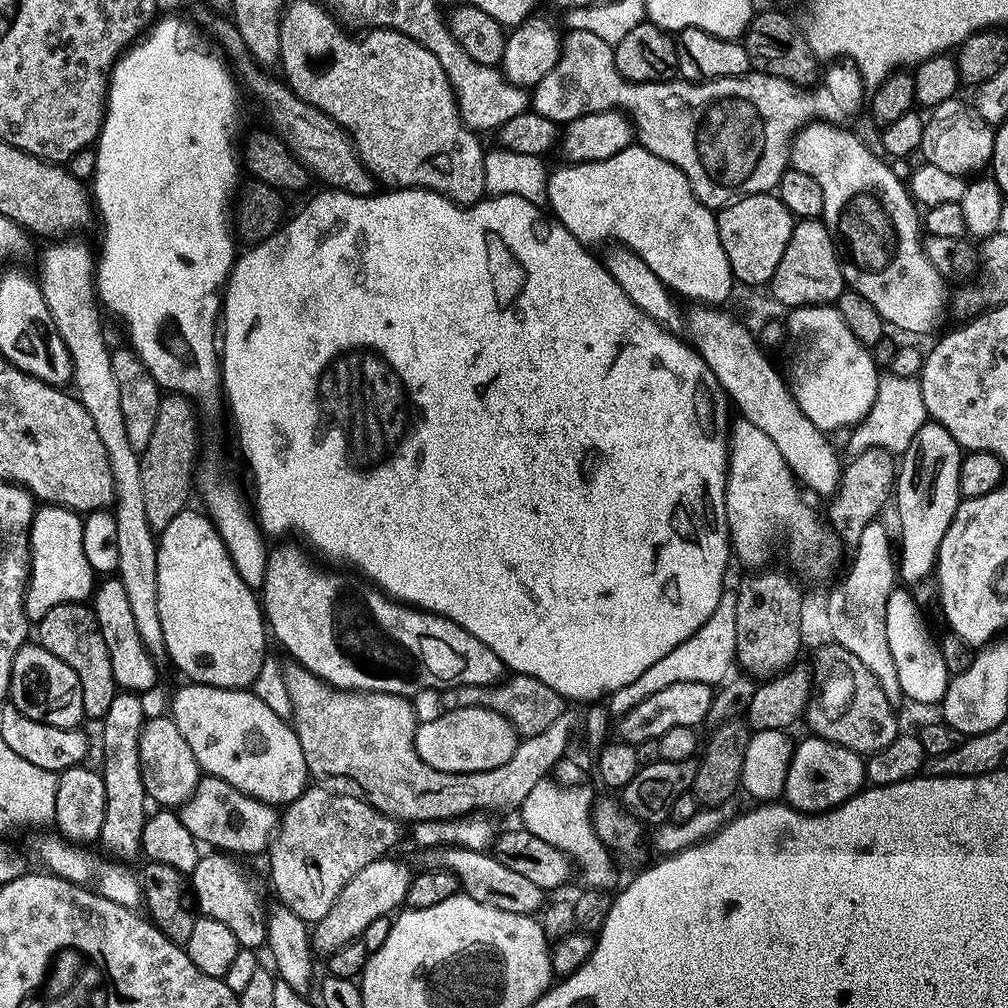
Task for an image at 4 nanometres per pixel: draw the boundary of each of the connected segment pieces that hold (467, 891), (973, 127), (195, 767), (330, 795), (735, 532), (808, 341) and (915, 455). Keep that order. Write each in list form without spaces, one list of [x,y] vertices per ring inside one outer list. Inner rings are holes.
[[[453,846],[445,847],[440,853],[439,867],[453,872],[463,895],[474,898],[474,902],[482,902],[491,908],[523,916],[539,913],[545,907],[545,889],[534,886],[534,882],[529,882],[527,878],[522,878],[522,874],[510,870],[510,866],[502,866],[502,862],[498,862],[495,855],[487,851]]]
[[[953,96],[931,109],[924,124],[919,153],[925,163],[964,178],[981,173],[980,170],[991,163],[995,129],[978,114],[973,103],[958,99]]]
[[[168,714],[156,716],[153,720],[152,717],[145,719],[140,737],[140,765],[144,771],[144,790],[149,801],[156,806],[179,806],[187,802],[202,775],[199,762],[190,746],[186,746],[186,738],[182,738],[178,726]]]
[[[309,786],[279,813],[272,842],[266,849],[268,876],[280,899],[277,901],[305,922],[322,919],[342,888],[354,878],[354,874],[375,860],[387,857],[388,851],[395,846],[400,836],[401,825],[393,817],[380,812],[359,795],[356,796],[343,796],[340,792],[327,792],[324,788]]]
[[[743,418],[731,421],[728,437],[728,477],[724,487],[722,516],[730,537],[730,548],[744,564],[760,566],[768,556],[768,547],[781,532],[788,539],[788,556],[812,576],[820,576],[836,556],[830,552],[833,533],[829,525],[799,496],[801,485],[782,458],[774,441]]]
[[[831,303],[826,304],[810,304],[802,308],[793,308],[787,313],[786,332],[792,336],[792,380],[790,376],[790,387],[792,396],[798,402],[798,406],[806,414],[806,418],[810,418],[810,422],[814,422],[814,426],[818,426],[821,430],[829,430],[828,428],[840,428],[843,424],[852,424],[856,426],[867,417],[869,410],[874,406],[876,401],[876,386],[879,380],[878,369],[872,360],[872,353],[865,345],[858,342],[858,338],[854,338],[854,334],[850,334],[850,328],[846,326],[846,322],[842,322],[842,314]]]
[[[935,422],[922,425],[902,453],[896,473],[894,508],[896,504],[896,512],[900,515],[898,576],[905,585],[913,586],[927,574],[929,577],[936,565],[940,543],[956,513],[961,463],[960,445],[946,426]]]

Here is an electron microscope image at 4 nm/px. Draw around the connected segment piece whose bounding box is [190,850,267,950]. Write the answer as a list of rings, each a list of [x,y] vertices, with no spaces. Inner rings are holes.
[[[218,850],[201,855],[190,873],[191,899],[192,896],[196,899],[200,916],[223,922],[234,934],[234,938],[238,938],[241,948],[263,949],[267,936],[266,908],[264,912],[255,890],[248,885],[247,878],[228,860],[231,859]]]

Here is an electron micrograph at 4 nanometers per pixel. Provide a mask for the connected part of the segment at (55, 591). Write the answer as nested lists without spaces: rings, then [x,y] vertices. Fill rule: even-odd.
[[[45,503],[37,509],[33,516],[29,532],[30,575],[28,591],[24,594],[24,610],[27,619],[32,619],[32,622],[39,622],[46,614],[46,610],[50,610],[54,606],[84,602],[93,595],[94,573],[89,553],[82,550],[83,529],[83,517],[71,508],[62,507],[60,504]]]

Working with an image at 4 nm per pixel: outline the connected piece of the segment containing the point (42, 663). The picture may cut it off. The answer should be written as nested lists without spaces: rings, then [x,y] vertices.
[[[25,642],[18,654],[14,654],[12,685],[8,687],[10,703],[26,718],[34,718],[43,724],[59,728],[80,728],[86,717],[82,706],[82,682],[62,658],[54,658],[38,642]]]

